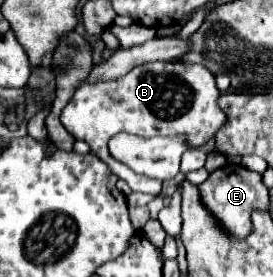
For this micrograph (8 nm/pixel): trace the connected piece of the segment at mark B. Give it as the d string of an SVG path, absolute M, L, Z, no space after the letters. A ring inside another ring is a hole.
M155 61L135 67L115 81L81 85L63 109L63 127L75 139L87 141L91 151L117 175L117 159L113 159L107 149L107 141L113 135L121 131L139 137L186 134L191 149L201 147L213 139L215 131L225 123L225 113L217 105L219 95L215 75L209 73L207 67Z

